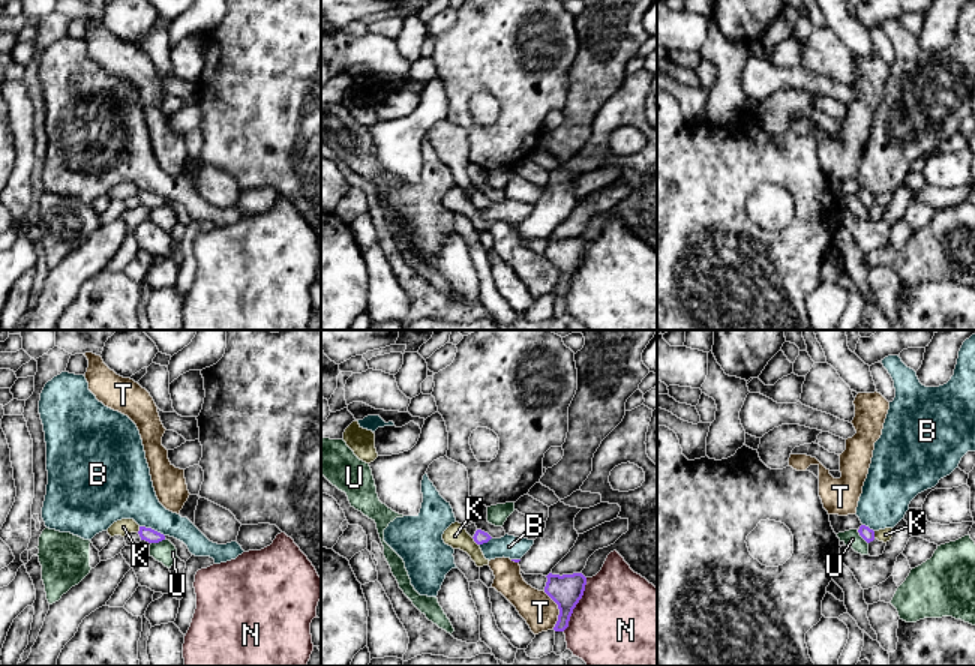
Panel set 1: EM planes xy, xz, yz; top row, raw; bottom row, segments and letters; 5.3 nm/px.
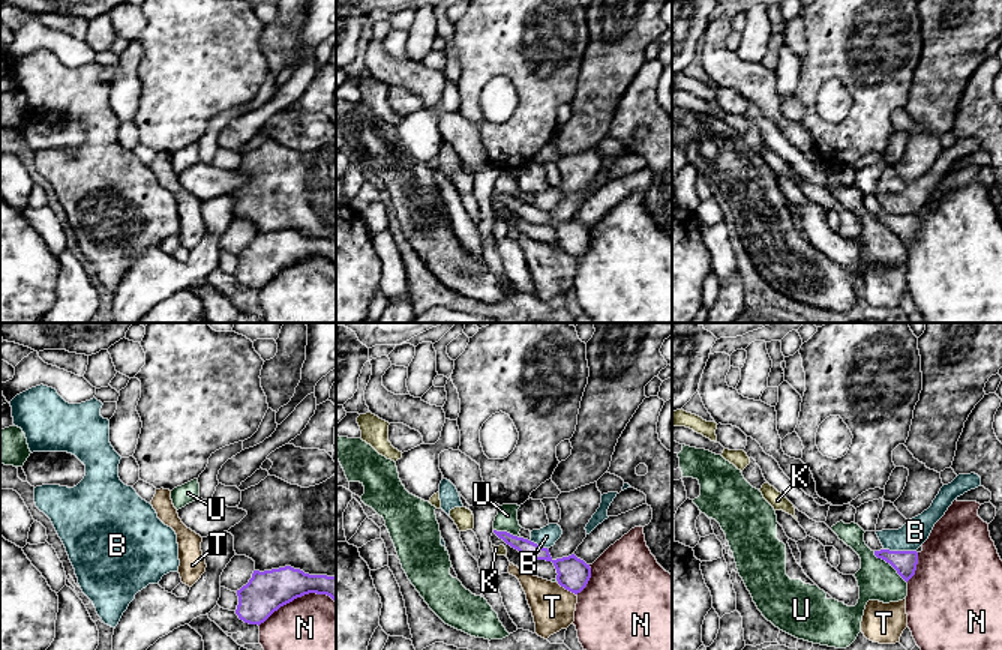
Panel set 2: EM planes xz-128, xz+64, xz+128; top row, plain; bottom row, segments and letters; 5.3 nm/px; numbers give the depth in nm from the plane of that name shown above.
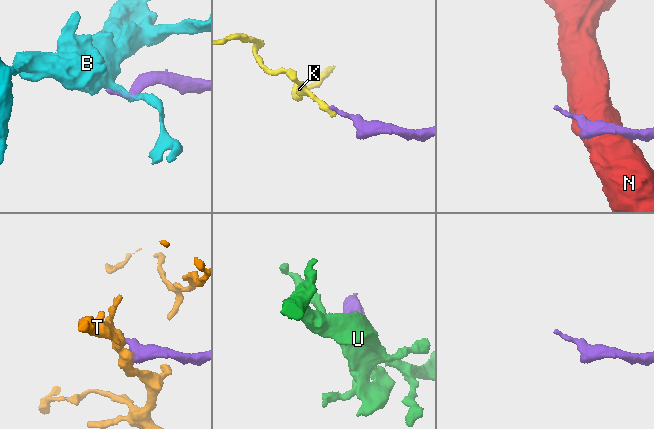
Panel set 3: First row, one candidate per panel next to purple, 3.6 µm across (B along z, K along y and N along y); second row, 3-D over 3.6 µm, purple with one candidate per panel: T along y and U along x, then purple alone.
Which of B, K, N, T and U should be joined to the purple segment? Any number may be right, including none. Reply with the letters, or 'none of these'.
none of these

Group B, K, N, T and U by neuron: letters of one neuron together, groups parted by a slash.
B / K T / N / U

